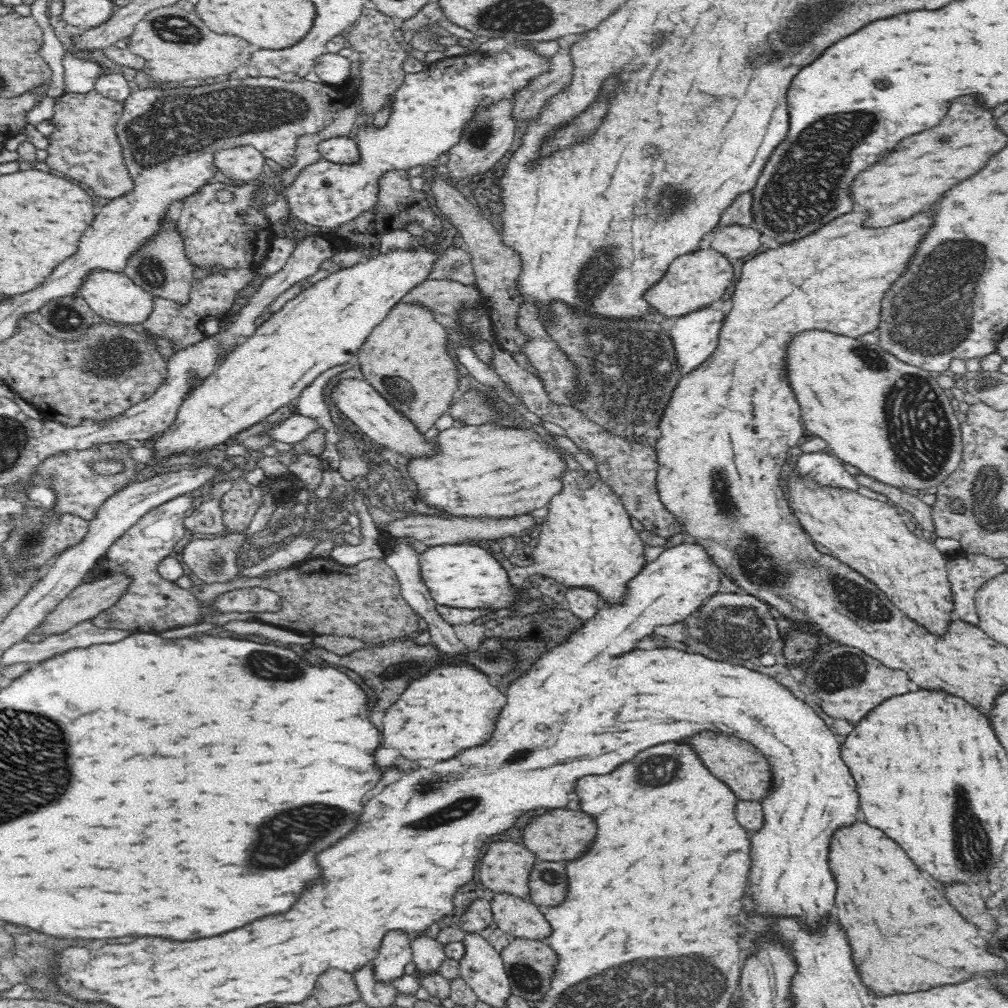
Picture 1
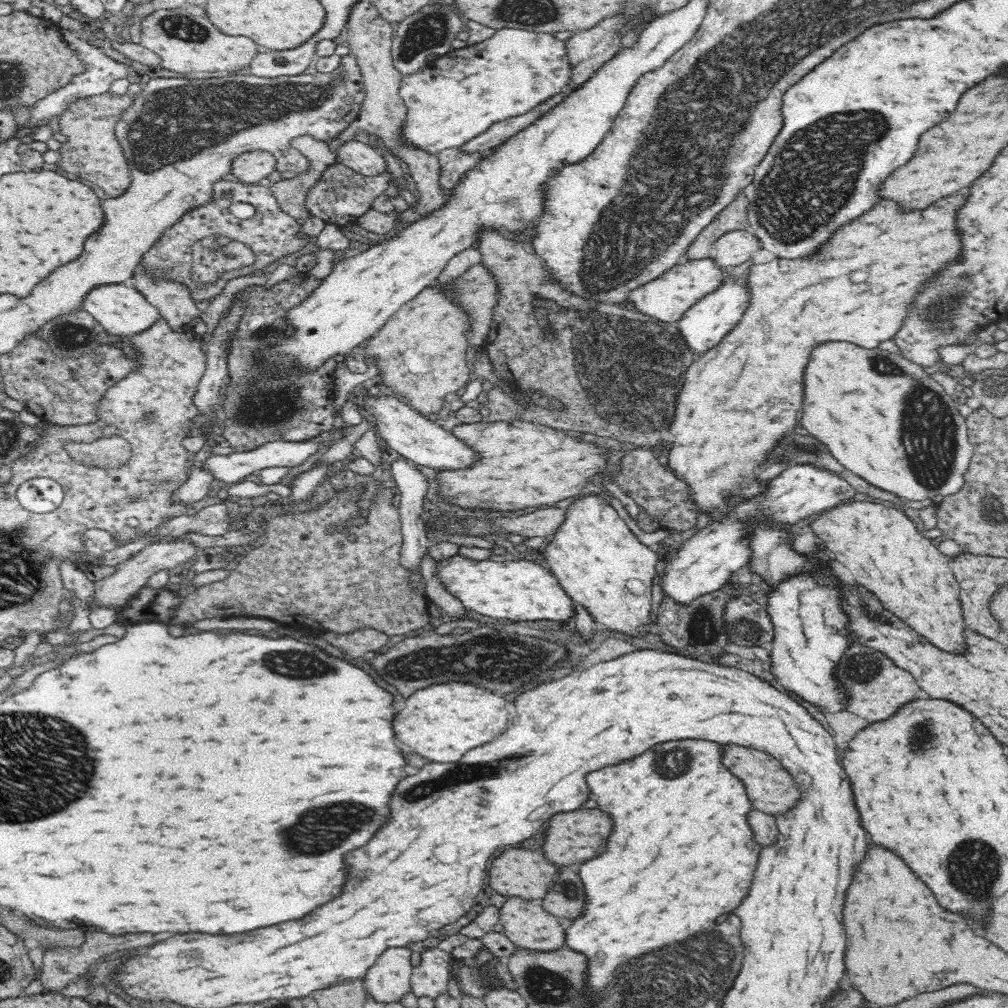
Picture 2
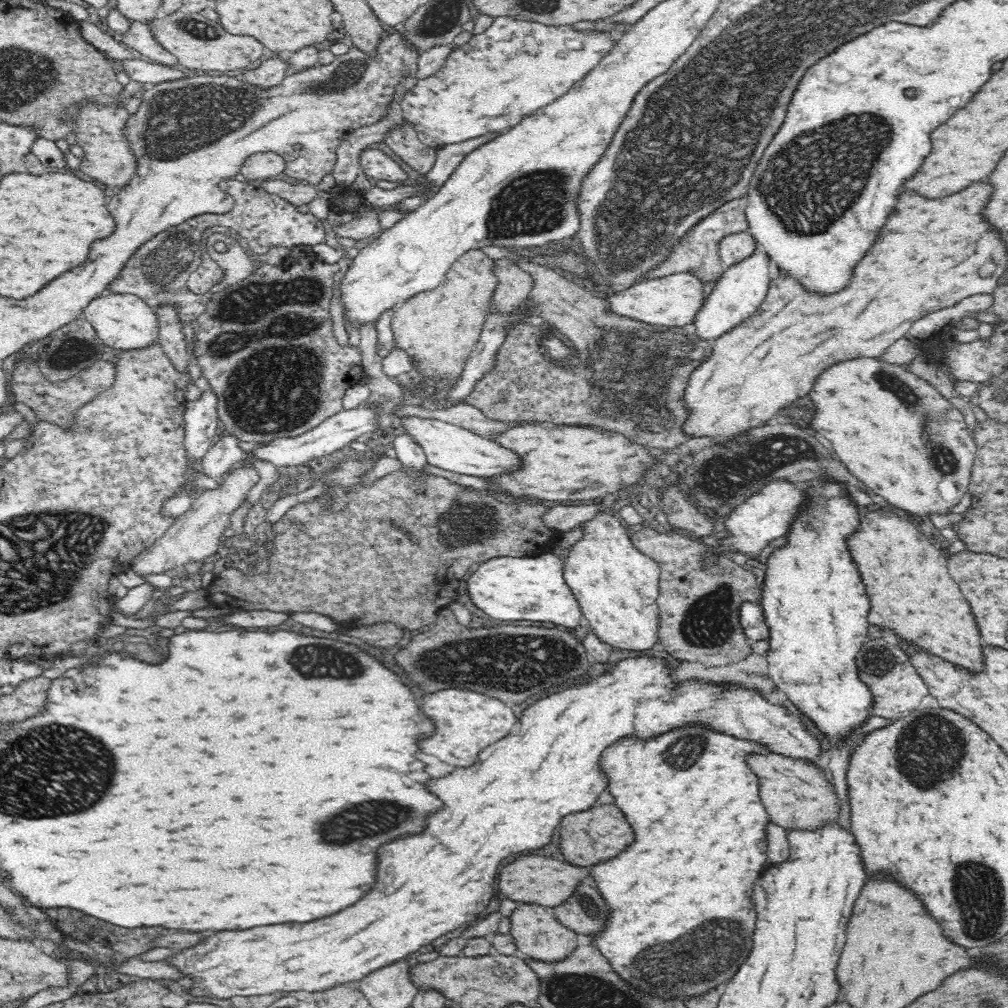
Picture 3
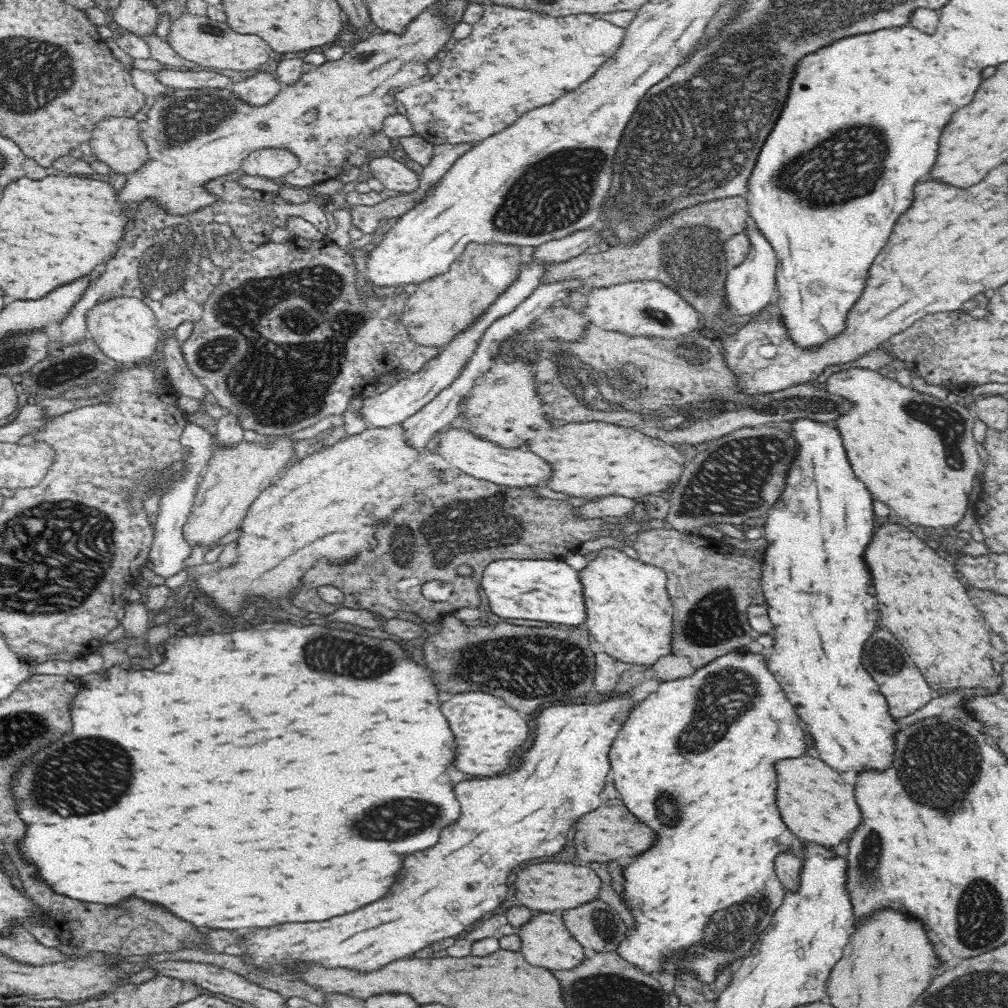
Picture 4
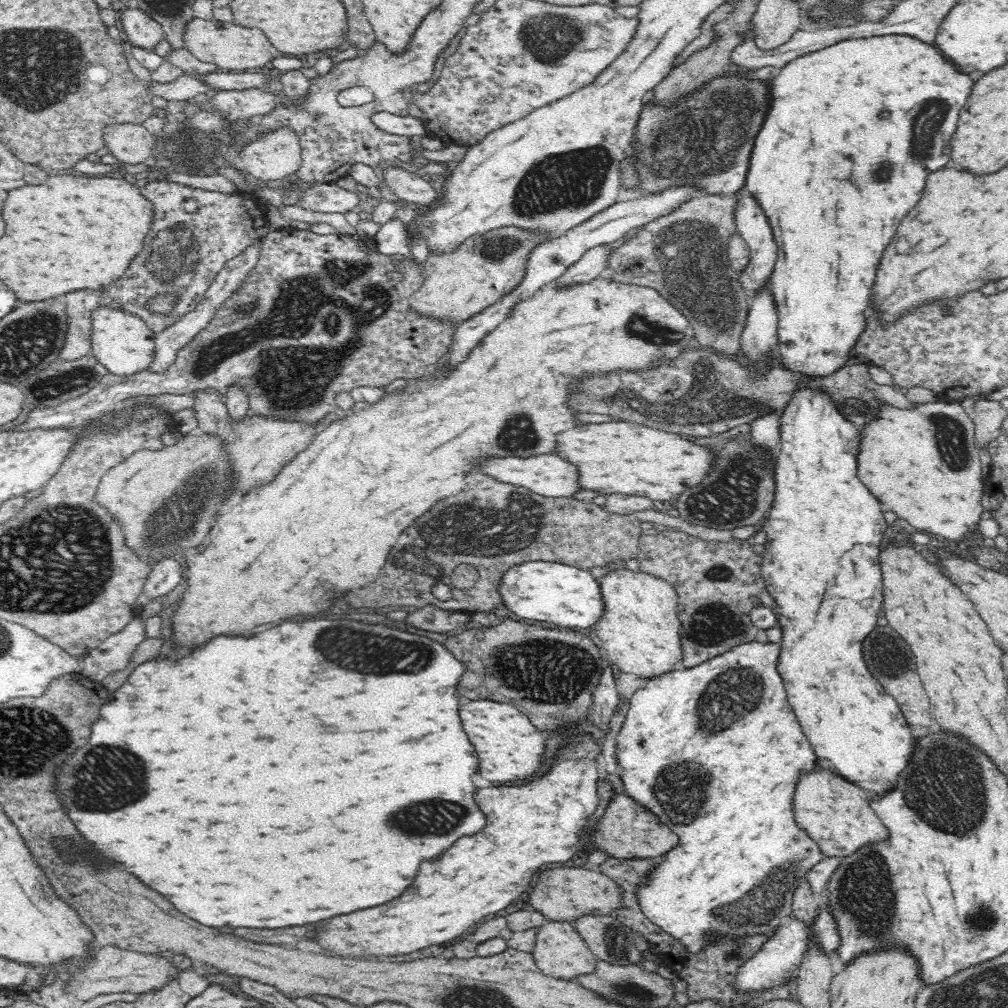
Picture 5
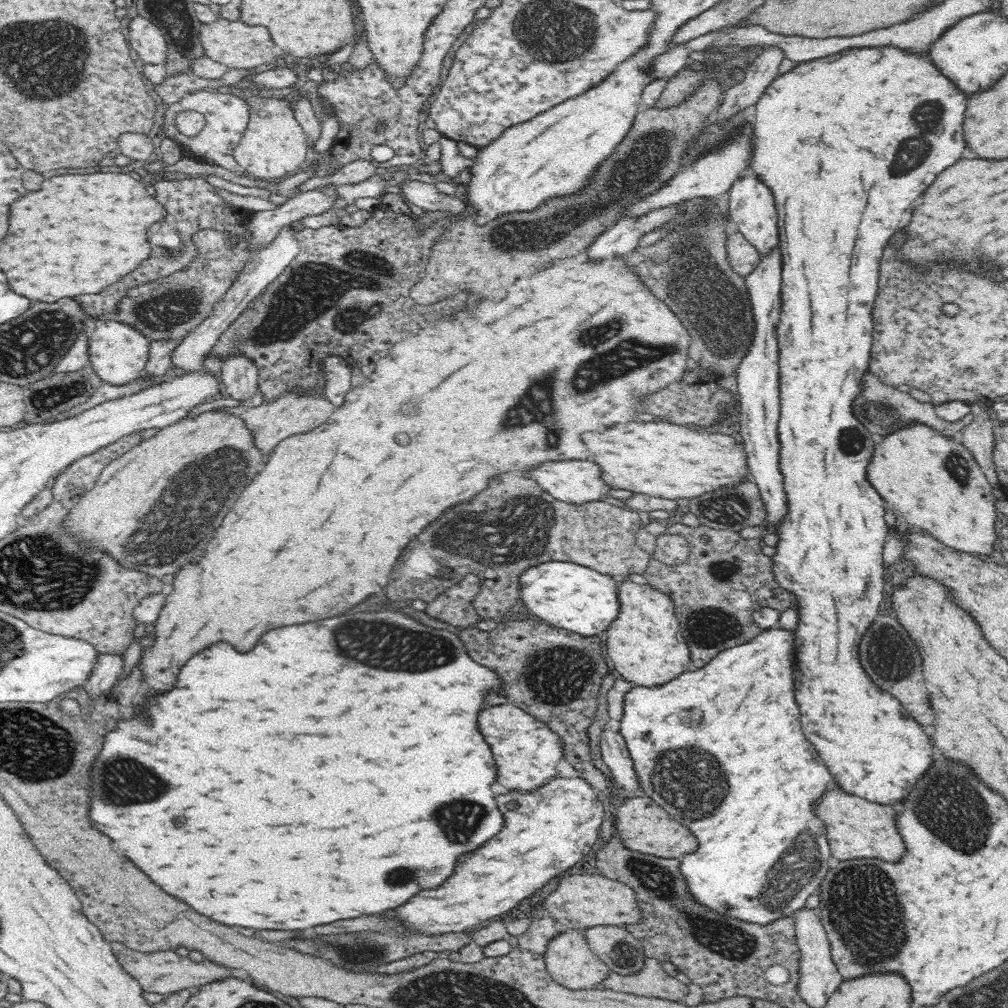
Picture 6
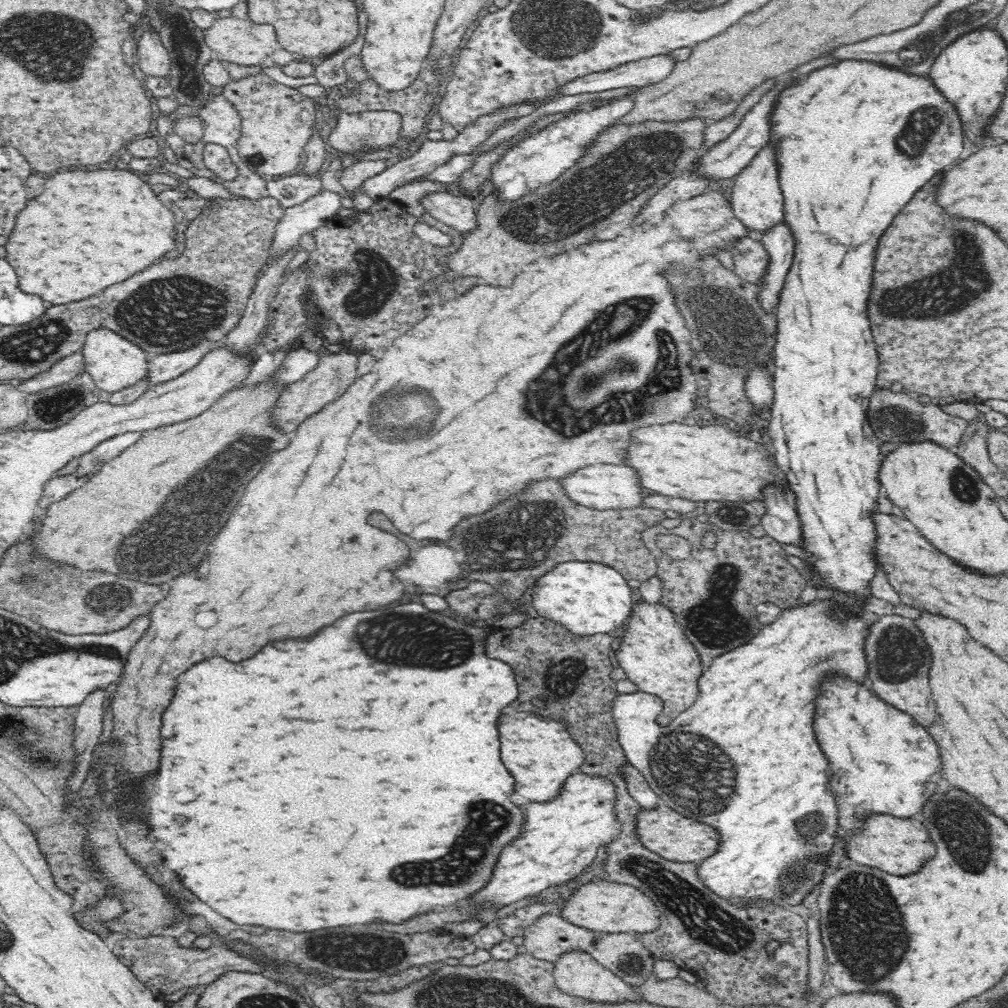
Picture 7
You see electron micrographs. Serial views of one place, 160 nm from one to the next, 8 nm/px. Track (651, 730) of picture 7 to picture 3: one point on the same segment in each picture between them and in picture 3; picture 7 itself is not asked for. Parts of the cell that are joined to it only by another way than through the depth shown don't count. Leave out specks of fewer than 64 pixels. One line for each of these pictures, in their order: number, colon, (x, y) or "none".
3: (683, 905)
4: (702, 896)
5: (715, 750)
6: (750, 790)

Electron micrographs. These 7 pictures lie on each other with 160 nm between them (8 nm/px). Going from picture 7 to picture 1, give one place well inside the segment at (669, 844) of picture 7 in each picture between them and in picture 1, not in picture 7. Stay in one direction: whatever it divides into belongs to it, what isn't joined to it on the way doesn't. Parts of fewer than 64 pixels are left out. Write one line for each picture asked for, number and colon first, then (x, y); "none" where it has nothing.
1: (558, 835)
2: (573, 838)
3: (604, 829)
4: (612, 831)
5: (629, 830)
6: (645, 827)

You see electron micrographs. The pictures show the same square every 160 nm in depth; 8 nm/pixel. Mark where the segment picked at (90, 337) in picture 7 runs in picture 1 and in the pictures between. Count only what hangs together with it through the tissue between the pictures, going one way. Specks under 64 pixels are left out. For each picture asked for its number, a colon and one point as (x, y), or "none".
1: (114, 297)
2: (124, 312)
3: (123, 322)
4: (124, 329)
5: (123, 345)
6: (118, 353)

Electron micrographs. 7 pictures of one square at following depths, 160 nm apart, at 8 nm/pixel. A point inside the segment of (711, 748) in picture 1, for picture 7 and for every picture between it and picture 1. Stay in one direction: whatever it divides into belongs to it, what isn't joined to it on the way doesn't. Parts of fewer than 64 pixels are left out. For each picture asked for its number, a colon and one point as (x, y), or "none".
2: (771, 787)
3: (796, 791)
4: (819, 806)
5: (838, 815)
6: (857, 828)
7: (899, 847)

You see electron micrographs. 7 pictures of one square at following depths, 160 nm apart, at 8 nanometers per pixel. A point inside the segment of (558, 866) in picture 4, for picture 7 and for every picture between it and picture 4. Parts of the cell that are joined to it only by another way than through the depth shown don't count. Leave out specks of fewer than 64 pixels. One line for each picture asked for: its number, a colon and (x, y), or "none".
5: (564, 895)
6: (580, 901)
7: (608, 907)

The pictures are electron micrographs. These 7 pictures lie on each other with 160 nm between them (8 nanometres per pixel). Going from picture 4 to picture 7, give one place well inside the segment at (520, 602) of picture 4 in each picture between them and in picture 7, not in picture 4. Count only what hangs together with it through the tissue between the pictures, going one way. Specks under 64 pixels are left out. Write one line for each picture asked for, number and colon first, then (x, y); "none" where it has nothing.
5: (549, 591)
6: (567, 595)
7: (588, 598)

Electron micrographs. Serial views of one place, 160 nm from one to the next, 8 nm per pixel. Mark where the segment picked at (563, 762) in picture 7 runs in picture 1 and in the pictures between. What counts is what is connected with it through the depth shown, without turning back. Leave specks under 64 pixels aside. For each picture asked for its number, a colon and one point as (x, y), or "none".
1: (437, 718)
2: (442, 723)
3: (468, 722)
4: (489, 731)
5: (514, 748)
6: (528, 751)

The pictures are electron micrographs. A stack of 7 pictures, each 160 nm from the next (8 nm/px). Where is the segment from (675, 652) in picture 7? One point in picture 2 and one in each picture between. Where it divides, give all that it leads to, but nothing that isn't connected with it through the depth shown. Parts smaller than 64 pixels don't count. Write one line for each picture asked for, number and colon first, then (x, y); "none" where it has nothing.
2: (599, 561)
3: (617, 587)
4: (629, 607)
5: (641, 630)
6: (645, 642)

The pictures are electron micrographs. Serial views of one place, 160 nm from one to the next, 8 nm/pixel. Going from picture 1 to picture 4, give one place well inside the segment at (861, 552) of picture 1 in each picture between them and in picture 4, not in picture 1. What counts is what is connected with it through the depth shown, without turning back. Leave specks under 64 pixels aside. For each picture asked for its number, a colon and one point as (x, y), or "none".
2: (884, 551)
3: (907, 578)
4: (911, 578)

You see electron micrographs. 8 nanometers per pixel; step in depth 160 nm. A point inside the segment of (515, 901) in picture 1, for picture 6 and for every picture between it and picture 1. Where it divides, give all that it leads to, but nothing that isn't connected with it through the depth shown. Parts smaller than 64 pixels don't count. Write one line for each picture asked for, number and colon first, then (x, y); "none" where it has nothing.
2: (526, 923)
3: (538, 934)
4: (547, 943)
5: (561, 953)
6: (569, 961)

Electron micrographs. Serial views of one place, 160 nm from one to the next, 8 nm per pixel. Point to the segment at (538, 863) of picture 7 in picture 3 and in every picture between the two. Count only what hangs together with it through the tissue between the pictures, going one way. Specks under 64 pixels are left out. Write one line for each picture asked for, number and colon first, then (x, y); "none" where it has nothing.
3: (510, 803)
4: (508, 821)
5: (526, 832)
6: (548, 832)

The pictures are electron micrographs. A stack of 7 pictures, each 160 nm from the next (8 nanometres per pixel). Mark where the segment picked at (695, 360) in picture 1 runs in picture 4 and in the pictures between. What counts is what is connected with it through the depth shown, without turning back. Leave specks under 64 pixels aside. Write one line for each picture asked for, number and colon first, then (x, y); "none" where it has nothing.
2: (705, 325)
3: (740, 291)
4: (750, 285)

